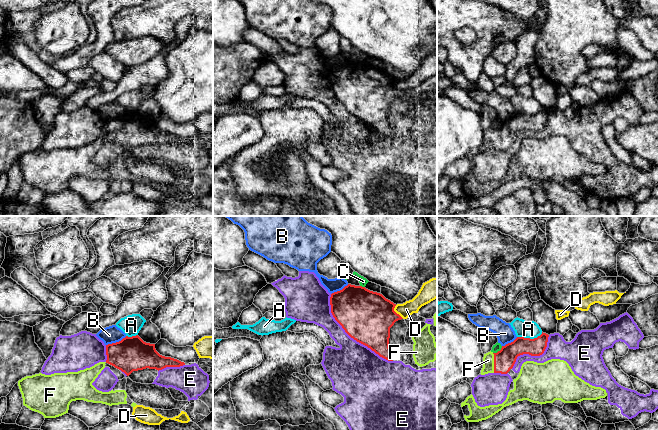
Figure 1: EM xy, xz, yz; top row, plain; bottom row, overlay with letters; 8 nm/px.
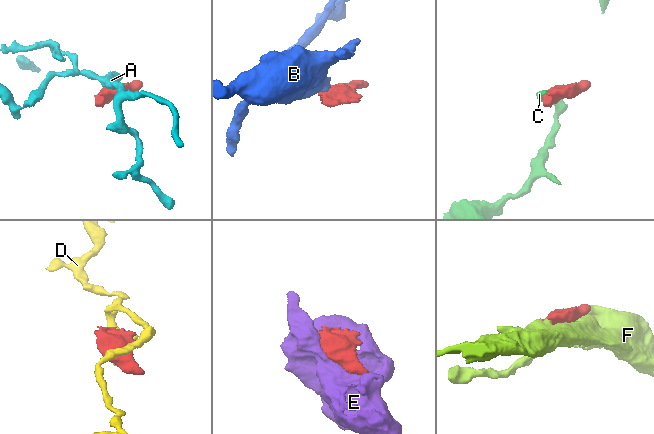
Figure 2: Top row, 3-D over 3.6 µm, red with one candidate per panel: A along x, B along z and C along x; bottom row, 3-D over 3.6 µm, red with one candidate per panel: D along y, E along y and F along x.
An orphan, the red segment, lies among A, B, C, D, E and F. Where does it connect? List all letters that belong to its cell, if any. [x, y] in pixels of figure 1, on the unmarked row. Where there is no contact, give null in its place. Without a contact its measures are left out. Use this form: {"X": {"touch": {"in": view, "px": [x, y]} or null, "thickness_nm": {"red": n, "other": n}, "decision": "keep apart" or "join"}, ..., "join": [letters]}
{"A": {"touch": {"in": "yz", "px": [529, 114]}, "thickness_nm": {"red": 160, "other": 140}, "decision": "keep apart"}, "B": {"touch": {"in": "xy", "px": [116, 118]}, "thickness_nm": {"red": 280, "other": 140}, "decision": "keep apart"}, "C": {"touch": {"in": "yz", "px": [498, 127]}, "thickness_nm": {"red": 170, "other": 70}, "decision": "keep apart"}, "D": {"touch": {"in": "xz", "px": [395, 88]}, "thickness_nm": {"red": 420, "other": 120}, "decision": "keep apart"}, "E": {"touch": {"in": "xz", "px": [350, 112]}, "thickness_nm": {"red": 420, "other": 400}, "decision": "keep apart"}, "F": {"touch": {"in": "yz", "px": [494, 139]}, "thickness_nm": {"red": 170, "other": 100}, "decision": "join"}, "join": ["F"]}

